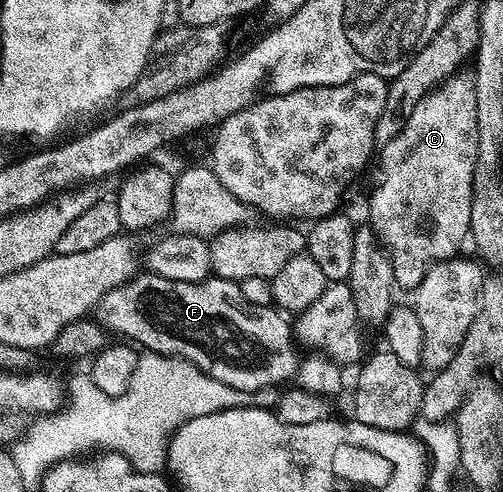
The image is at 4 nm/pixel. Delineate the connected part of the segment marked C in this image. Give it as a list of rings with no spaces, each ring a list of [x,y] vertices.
[[[456,73],[443,80],[402,120],[399,132],[378,148],[379,184],[371,191],[369,226],[383,244],[393,265],[393,277],[400,288],[421,285],[435,263],[453,259],[471,233],[471,198],[477,165],[477,89],[474,74]]]

